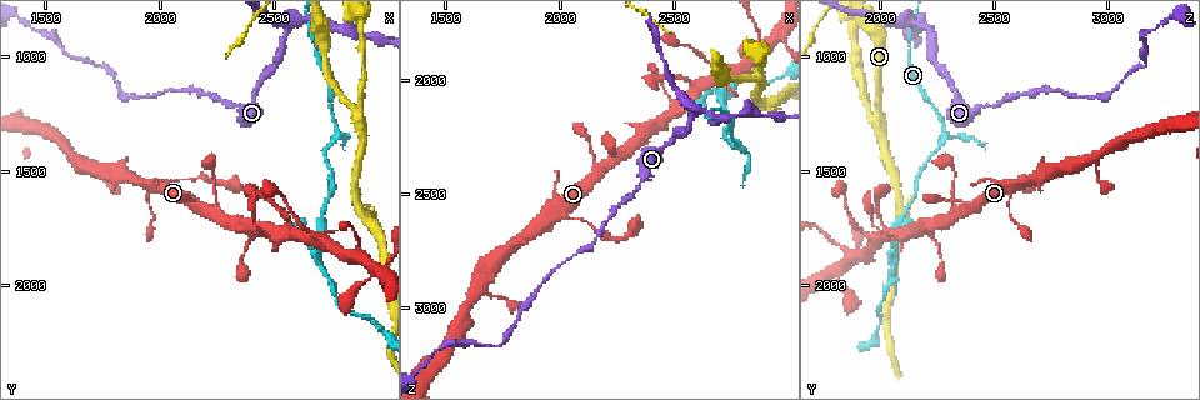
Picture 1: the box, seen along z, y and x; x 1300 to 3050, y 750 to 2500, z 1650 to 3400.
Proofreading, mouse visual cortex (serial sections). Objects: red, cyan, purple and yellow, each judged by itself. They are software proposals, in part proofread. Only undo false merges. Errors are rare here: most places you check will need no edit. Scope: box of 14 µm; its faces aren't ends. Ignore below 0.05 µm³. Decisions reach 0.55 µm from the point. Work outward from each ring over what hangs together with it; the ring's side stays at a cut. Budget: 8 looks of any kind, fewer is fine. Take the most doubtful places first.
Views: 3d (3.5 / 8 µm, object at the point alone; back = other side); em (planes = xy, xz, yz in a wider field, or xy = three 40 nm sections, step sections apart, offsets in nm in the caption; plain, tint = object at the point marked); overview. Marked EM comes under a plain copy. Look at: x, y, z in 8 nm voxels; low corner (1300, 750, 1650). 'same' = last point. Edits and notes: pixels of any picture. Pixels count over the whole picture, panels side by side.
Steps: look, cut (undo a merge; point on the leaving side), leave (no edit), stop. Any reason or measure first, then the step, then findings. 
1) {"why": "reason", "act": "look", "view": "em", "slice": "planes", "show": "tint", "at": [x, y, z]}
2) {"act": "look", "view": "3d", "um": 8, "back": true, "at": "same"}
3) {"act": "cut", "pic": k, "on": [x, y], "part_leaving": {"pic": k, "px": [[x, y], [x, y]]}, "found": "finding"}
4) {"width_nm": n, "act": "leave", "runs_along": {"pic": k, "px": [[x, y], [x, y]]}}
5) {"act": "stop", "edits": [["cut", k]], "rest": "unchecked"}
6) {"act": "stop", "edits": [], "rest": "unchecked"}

{"why": "arms part here", "act": "look", "view": "3d", "um": 8, "at": [2870, 1260, 1990]}

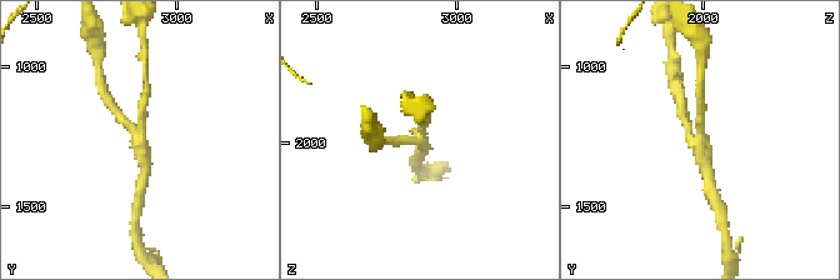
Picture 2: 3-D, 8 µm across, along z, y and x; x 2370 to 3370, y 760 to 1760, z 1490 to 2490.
{"why": "closer look", "act": "look", "view": "3d", "um": 3.5, "at": [2880, 1270, 2000]}

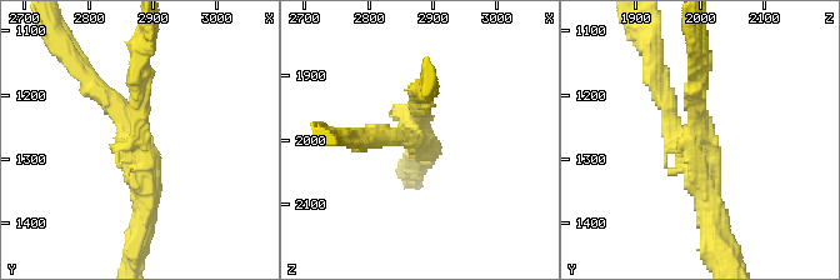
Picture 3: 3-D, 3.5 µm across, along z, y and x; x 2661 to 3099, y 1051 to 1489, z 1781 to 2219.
{"act": "cut", "pic": 3, "on": [145, 91], "part_leaving": {"pic": 3, "px": [[133, 139], [140, 128], [144, 35]]}, "found": "two cells meet here"}

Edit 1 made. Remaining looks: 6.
{"why": "redraw", "act": "look", "view": "overview"}

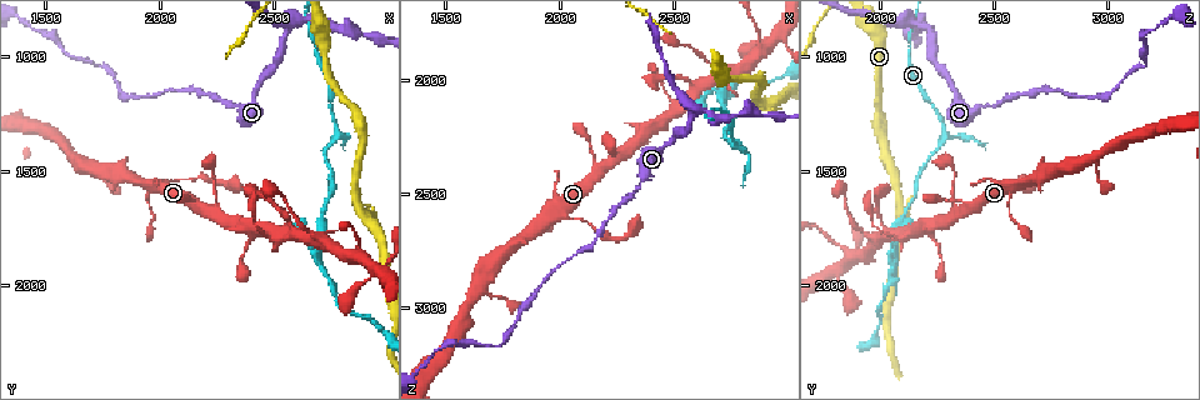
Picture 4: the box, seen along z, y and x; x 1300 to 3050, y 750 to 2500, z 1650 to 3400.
{"why": "abrupt turn", "act": "look", "view": "3d", "um": 8, "at": [2720, 1810, 2060]}

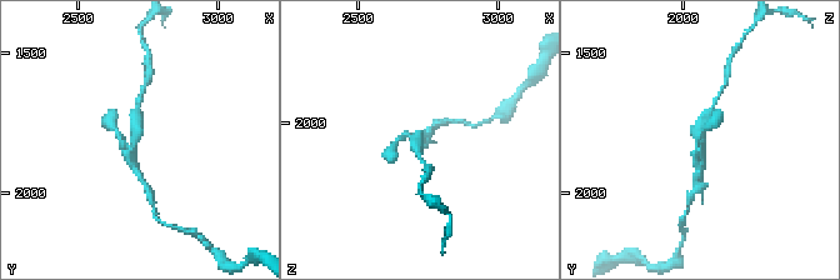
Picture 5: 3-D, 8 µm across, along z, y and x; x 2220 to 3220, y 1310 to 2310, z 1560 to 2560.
{"arms": 3, "arm_widths_nm": [150, 150, 250], "why": "need the tissue", "act": "look", "view": "em", "slice": "xy", "step": 3, "show": "tint", "at": [2700, 1820, 2060]}

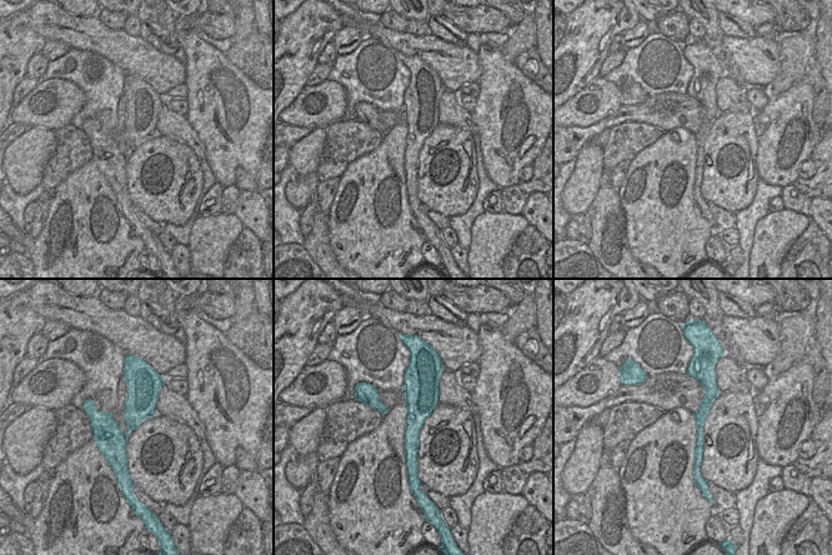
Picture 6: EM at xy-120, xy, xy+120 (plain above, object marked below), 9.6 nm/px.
{"act": "cut", "pic": 5, "on": [113, 126], "part_leaving": {"pic": 5, "px": [[696, 151], [696, 185], [693, 195]]}, "found": "two cells meet here"}

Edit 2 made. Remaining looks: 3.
{"why": "thin arm on a thick one", "act": "look", "view": "3d", "um": 3.5, "back": true, "at": [1950, 1610, 2570]}

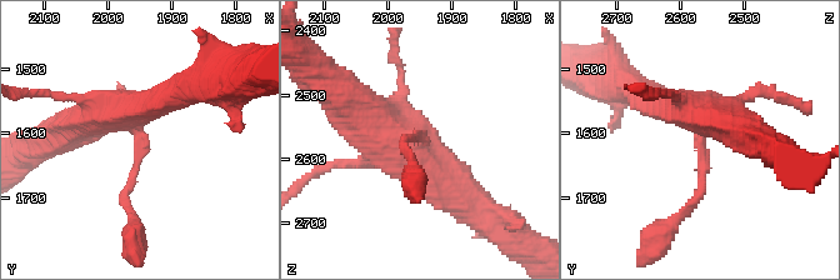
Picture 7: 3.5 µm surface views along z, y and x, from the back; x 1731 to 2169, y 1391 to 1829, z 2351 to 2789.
{"act": "look", "view": "em", "slice": "xy", "step": 3, "show": "tint", "at": [1945, 1615, 2565]}

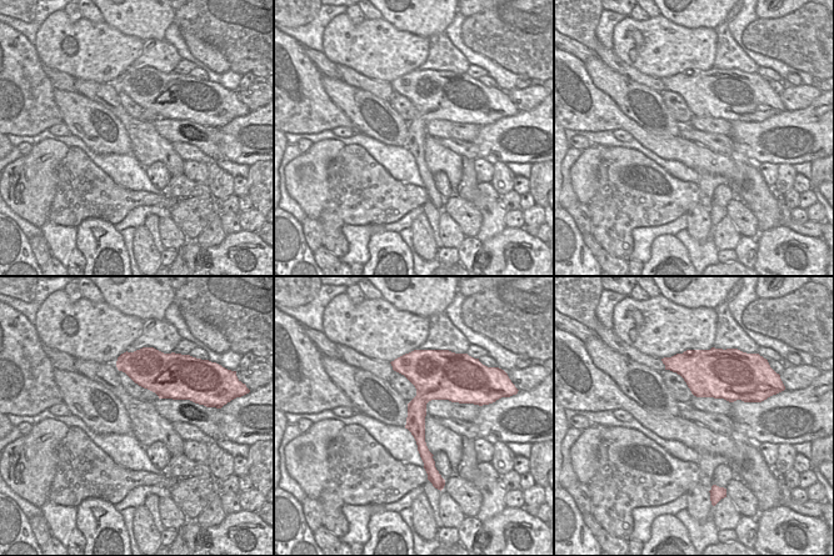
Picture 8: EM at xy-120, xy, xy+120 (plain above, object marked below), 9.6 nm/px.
{"width_nm": 190, "act": "leave", "runs_along": {"pic": 7, "px": [[726, 121], [695, 114], [701, 190], [681, 213]]}, "found": "continuous, no second cell"}

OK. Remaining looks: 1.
{"act": "stop", "edits": [["cut", 3], ["cut", 5]], "rest": "unchecked"}

